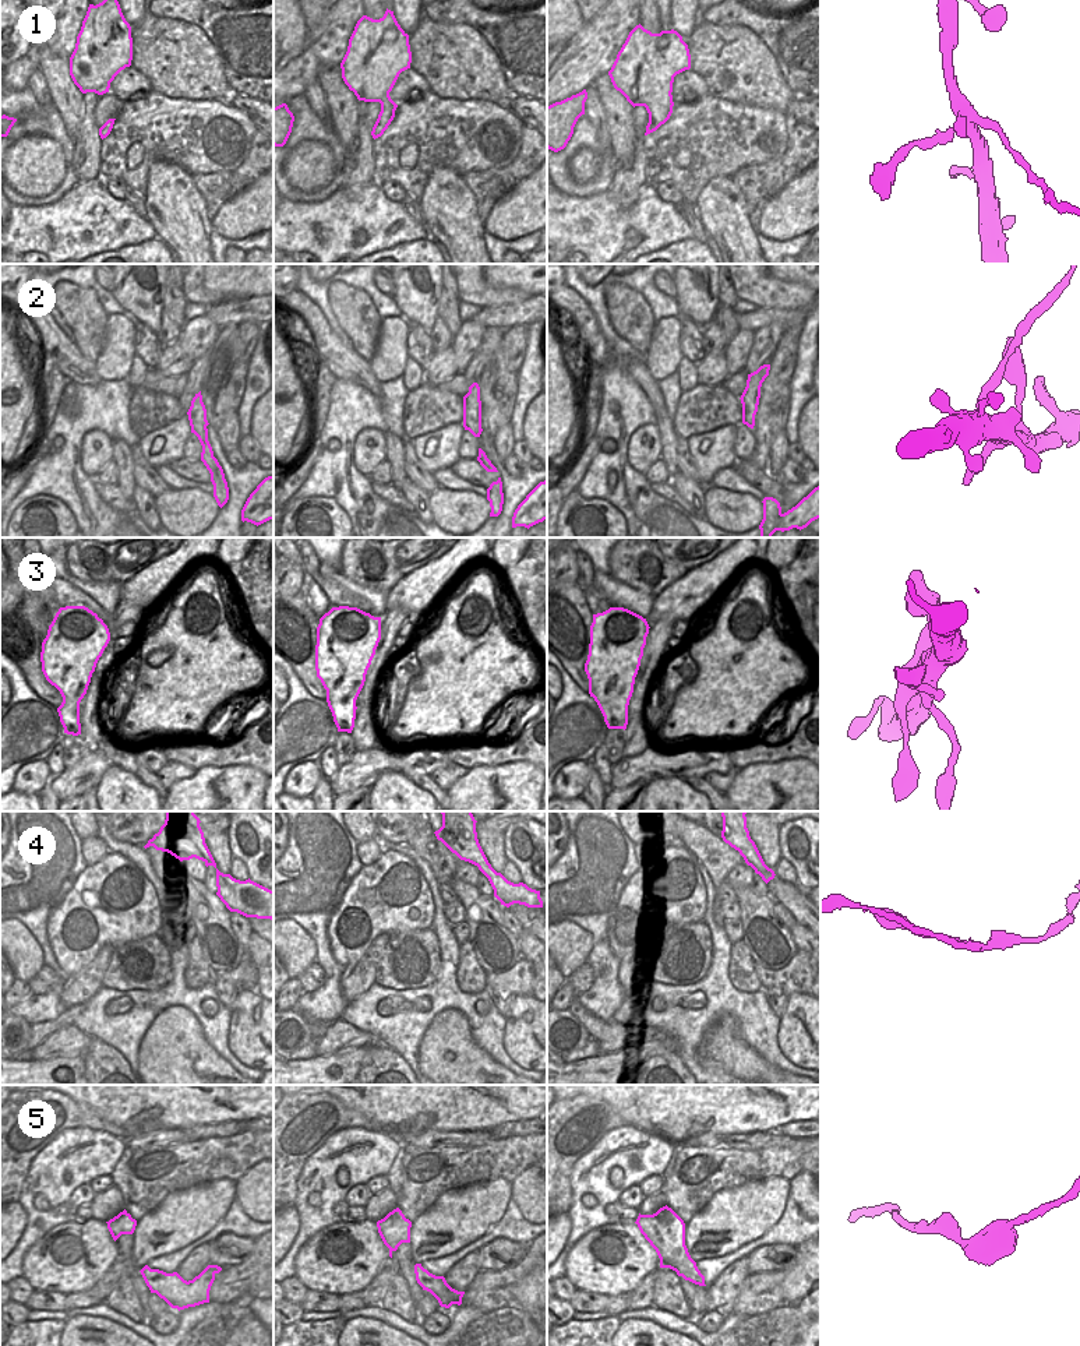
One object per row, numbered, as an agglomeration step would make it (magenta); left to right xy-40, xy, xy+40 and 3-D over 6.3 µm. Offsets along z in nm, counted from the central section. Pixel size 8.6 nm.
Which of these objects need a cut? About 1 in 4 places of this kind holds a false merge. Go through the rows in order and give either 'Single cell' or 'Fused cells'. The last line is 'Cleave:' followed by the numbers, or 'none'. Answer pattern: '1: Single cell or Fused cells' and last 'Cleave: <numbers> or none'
1: Single cell
2: Fused cells
3: Single cell
4: Single cell
5: Single cell
Cleave: 2.

